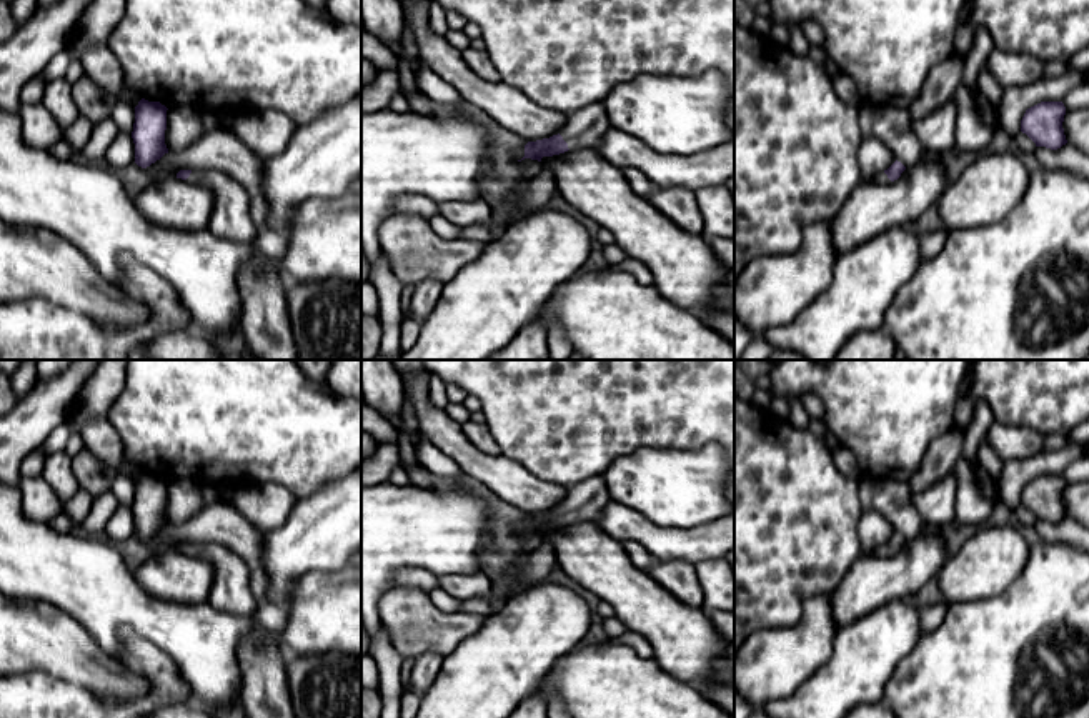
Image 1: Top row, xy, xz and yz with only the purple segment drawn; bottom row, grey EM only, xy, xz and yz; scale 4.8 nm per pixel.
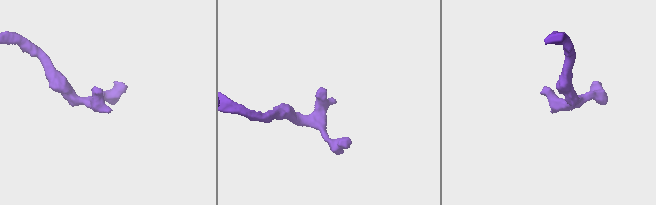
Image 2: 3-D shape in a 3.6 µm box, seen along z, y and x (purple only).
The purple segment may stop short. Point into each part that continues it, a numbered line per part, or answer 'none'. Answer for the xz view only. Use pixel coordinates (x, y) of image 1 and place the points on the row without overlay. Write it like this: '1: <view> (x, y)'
1: xz (585, 502)

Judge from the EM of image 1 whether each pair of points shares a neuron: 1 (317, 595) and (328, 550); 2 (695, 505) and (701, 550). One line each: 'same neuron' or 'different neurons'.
1: different neurons
2: different neurons

